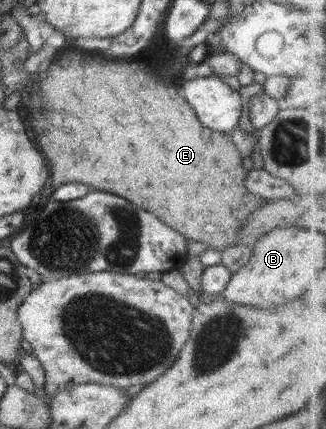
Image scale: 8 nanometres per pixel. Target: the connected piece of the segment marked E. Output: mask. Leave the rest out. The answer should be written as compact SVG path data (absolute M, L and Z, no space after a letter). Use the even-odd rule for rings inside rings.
M67 51L67 53L63 53L63 55L59 55L45 71L43 71L43 77L35 83L35 87L33 87L33 83L35 83L35 76L33 76L33 80L31 81L31 85L25 92L25 100L20 108L20 113L23 115L24 123L26 127L31 127L33 129L33 133L35 133L35 139L37 139L37 145L41 147L41 153L43 155L47 155L47 159L49 159L49 167L51 167L51 179L53 179L53 185L63 185L63 183L73 183L73 181L77 181L77 183L85 183L85 185L89 185L89 187L95 187L95 189L101 189L101 191L107 191L107 193L117 193L119 197L125 197L127 201L131 201L131 203L135 203L137 207L141 207L141 209L145 209L145 211L149 211L149 213L153 213L153 215L157 215L161 221L165 221L165 223L169 223L169 227L171 229L175 229L175 231L179 231L183 237L187 237L188 241L194 241L199 243L204 243L207 247L213 247L213 249L223 250L228 246L235 246L235 243L238 241L243 242L244 240L239 239L241 235L239 235L239 231L243 228L243 223L245 223L245 219L257 209L257 207L263 207L267 201L265 199L261 199L261 197L255 197L255 195L251 195L247 189L245 189L245 185L243 185L243 181L245 181L245 177L247 177L247 169L243 167L243 157L241 157L241 153L239 153L239 149L237 149L237 145L231 141L231 136L229 133L227 135L223 135L223 133L217 133L217 131L213 131L213 129L207 129L207 127L203 127L201 123L199 123L199 119L195 117L195 111L191 109L191 105L183 99L183 97L179 97L177 95L177 87L173 85L173 83L167 83L163 77L159 77L159 83L157 83L157 73L155 71L151 71L149 67L145 67L145 65L141 65L141 63L137 63L137 61L107 61L107 59L101 59L101 57L95 57L95 55L85 55L83 53L83 57L81 57L81 53L75 53L75 51Z

